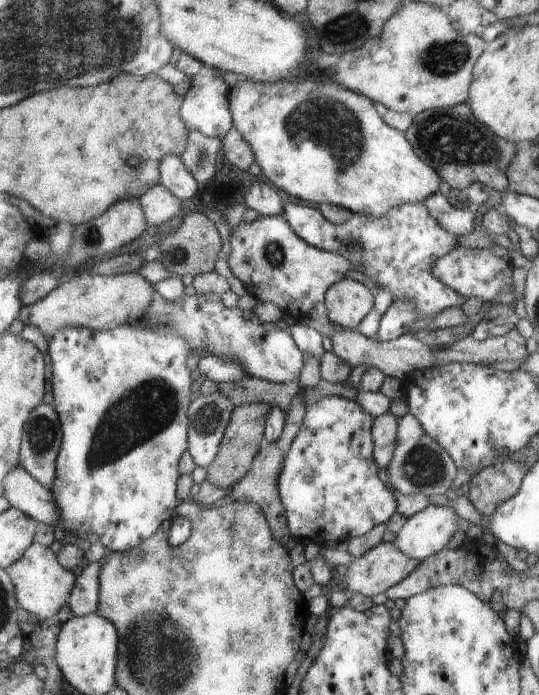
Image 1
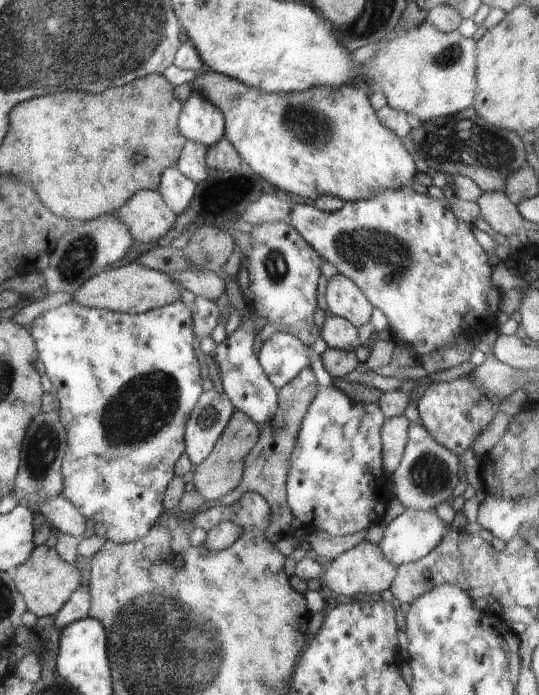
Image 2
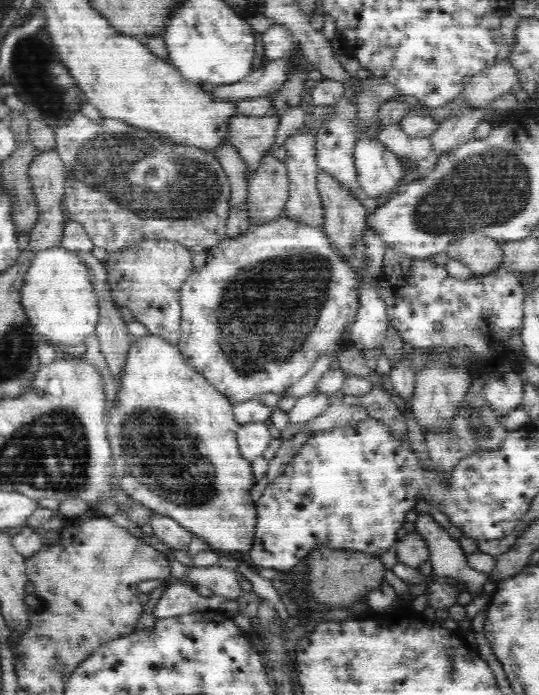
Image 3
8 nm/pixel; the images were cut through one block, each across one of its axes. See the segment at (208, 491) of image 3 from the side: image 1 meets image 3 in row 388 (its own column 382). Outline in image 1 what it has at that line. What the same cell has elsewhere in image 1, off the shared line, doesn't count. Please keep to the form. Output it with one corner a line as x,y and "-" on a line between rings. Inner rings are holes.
240,78
236,87
230,90
230,107
231,113
234,115
234,128
239,130
239,133
243,135
247,143
255,151
255,161
260,166
264,176
274,184
278,186
280,190
284,190
294,196
294,198
300,198
300,200
306,200
306,202
312,202
312,204
330,203
359,215
368,215
373,217
381,217
387,214
387,212
398,205
404,205
406,203
416,204
423,203
428,197
438,192
440,188
440,175
429,164
425,163
423,159
412,150
412,146
406,136
402,136
398,130
388,126
385,119
378,116
372,99
369,99
366,95
356,93
353,90
348,90
348,87
335,82
316,82
316,80
304,80
304,82
290,82
286,79
276,80
271,83
254,82
250,79

